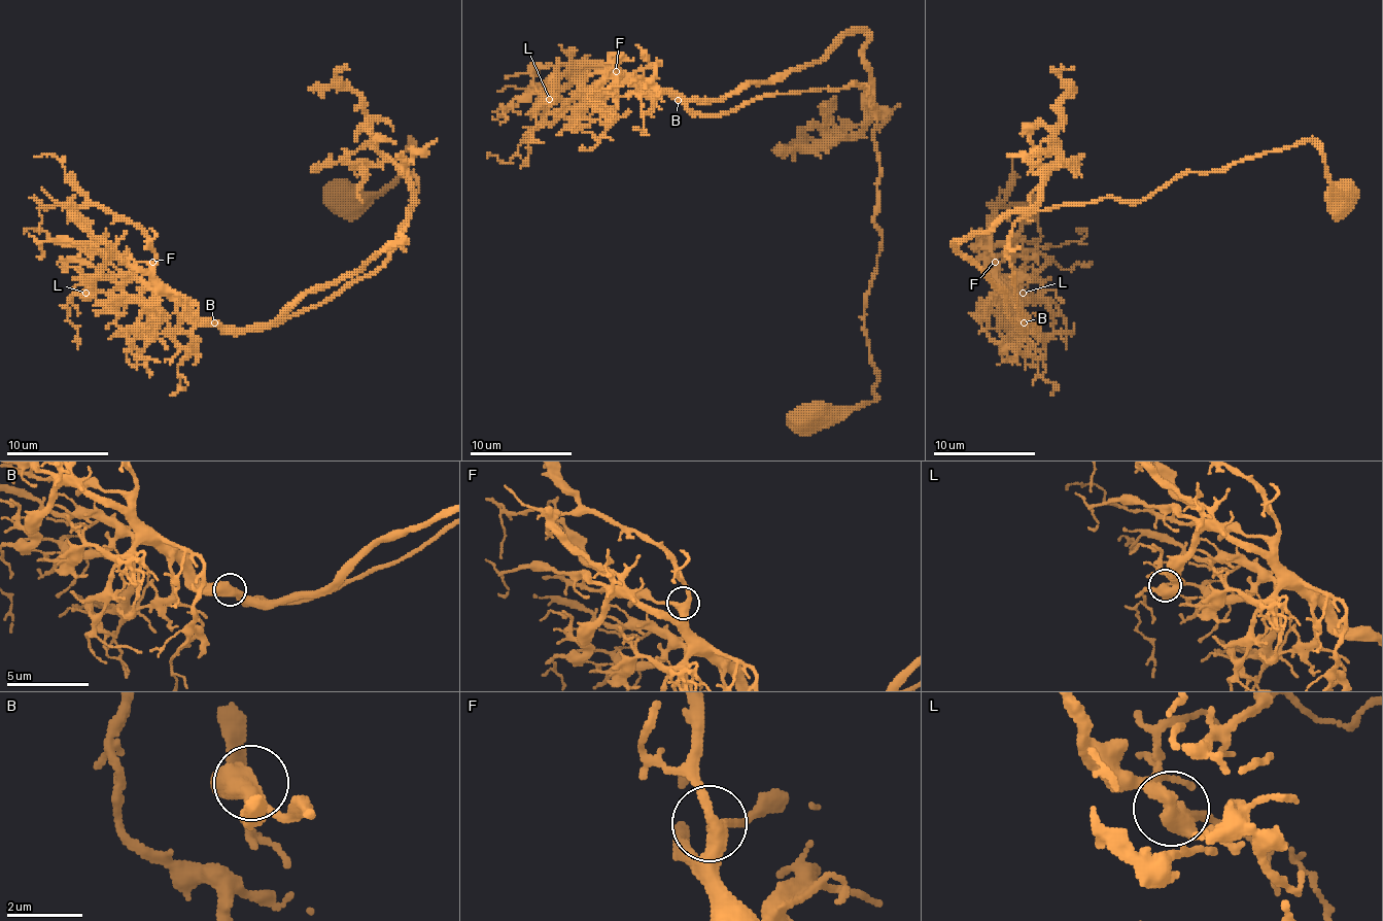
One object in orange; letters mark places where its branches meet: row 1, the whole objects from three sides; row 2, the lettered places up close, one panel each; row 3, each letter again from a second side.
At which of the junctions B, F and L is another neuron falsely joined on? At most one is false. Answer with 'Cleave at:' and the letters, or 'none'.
Cleave at: none

